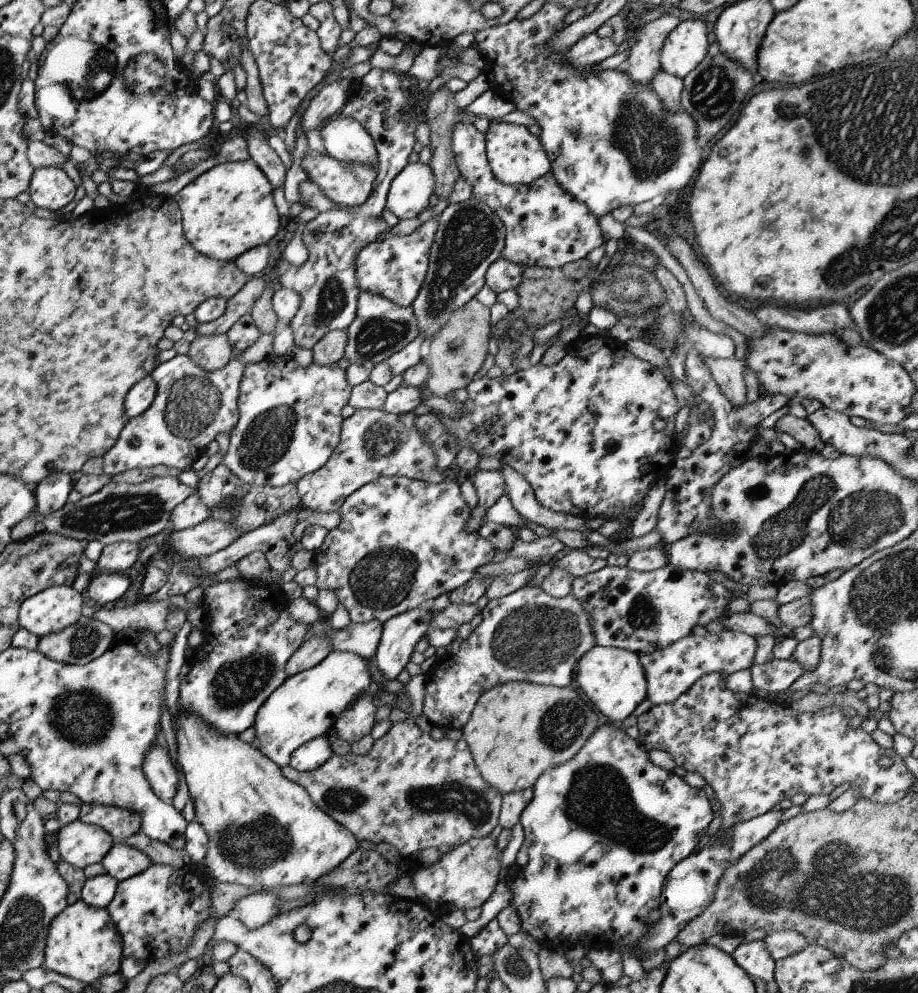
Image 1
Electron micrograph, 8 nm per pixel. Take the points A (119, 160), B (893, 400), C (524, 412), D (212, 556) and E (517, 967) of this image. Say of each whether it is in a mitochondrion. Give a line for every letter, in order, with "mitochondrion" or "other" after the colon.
A: other
B: other
C: other
D: other
E: mitochondrion

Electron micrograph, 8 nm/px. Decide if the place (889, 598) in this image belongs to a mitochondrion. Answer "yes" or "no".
yes

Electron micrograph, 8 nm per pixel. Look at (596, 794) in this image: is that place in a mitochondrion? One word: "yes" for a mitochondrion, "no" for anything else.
yes

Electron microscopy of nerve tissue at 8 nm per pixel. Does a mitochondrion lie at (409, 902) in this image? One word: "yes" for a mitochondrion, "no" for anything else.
no

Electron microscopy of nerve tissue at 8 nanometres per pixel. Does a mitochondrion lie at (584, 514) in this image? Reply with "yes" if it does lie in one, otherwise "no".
no

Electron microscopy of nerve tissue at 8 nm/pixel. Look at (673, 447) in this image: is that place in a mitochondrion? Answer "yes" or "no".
no

